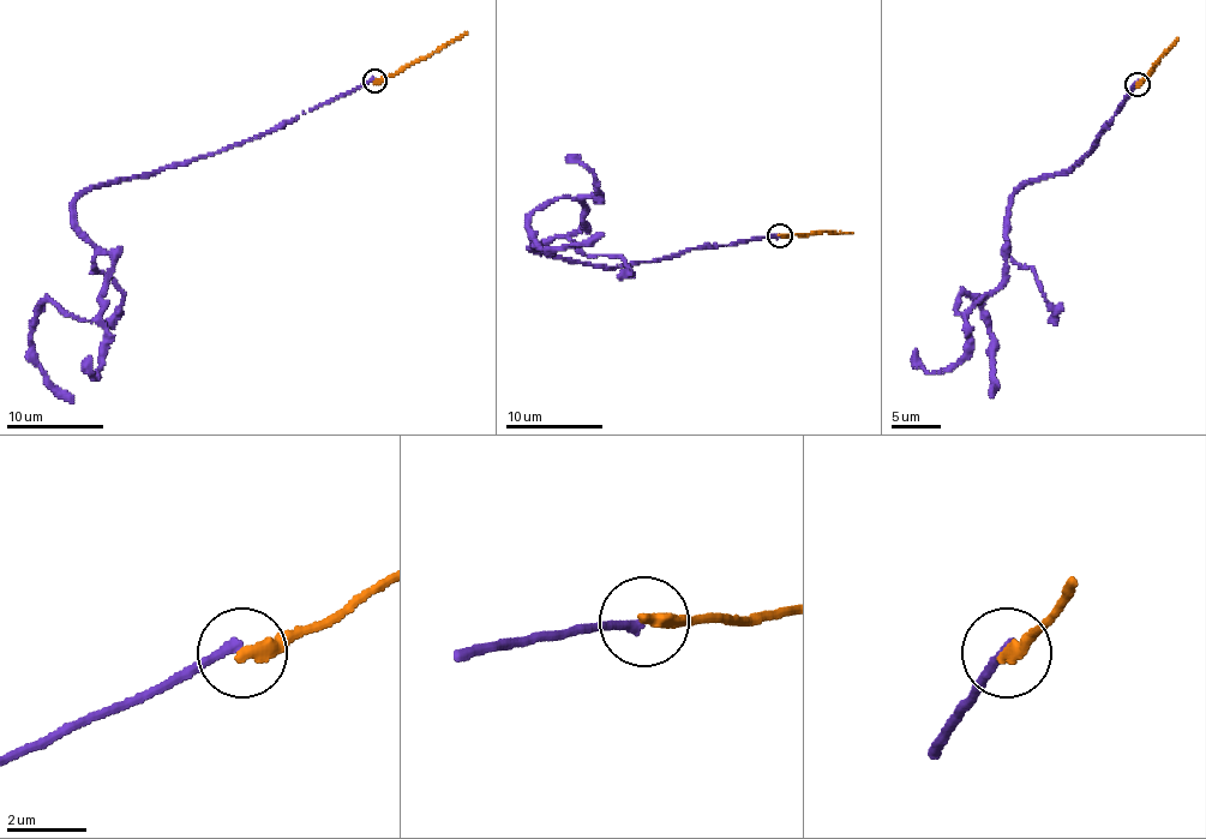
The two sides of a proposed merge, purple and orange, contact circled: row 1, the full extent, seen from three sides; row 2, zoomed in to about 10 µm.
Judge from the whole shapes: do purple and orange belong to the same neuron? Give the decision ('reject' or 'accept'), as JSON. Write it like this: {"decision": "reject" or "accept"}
{"decision": "reject"}

